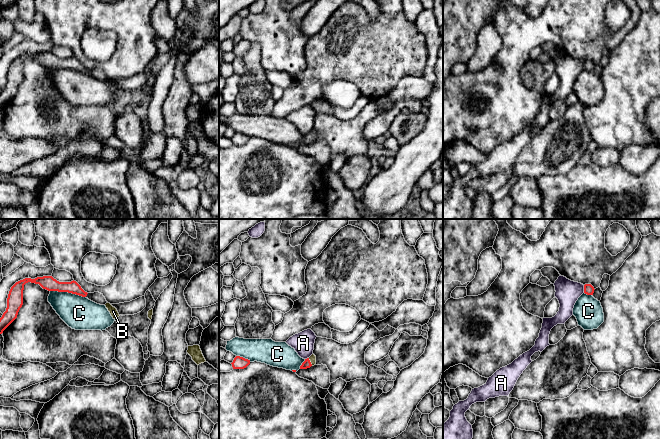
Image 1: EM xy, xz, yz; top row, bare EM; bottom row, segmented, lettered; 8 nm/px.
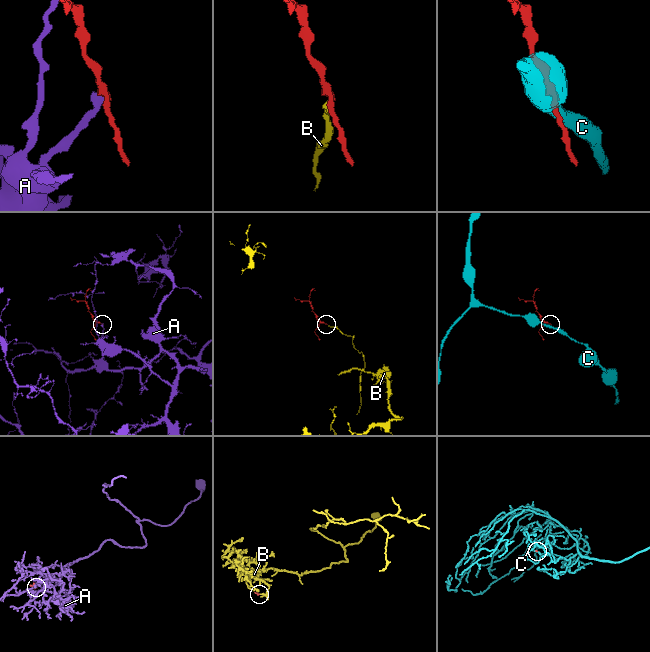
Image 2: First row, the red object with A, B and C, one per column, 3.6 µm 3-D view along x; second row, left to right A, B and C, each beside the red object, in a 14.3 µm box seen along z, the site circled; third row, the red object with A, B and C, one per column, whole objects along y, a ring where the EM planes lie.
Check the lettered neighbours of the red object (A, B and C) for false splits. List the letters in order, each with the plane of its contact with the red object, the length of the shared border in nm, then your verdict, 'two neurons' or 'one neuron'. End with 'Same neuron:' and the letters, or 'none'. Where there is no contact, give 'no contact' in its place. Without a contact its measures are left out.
A: yz | 60 nm | two neurons
B: xz | 70 nm | one neuron
C: xy | 300 nm | two neurons
Same neuron: B

